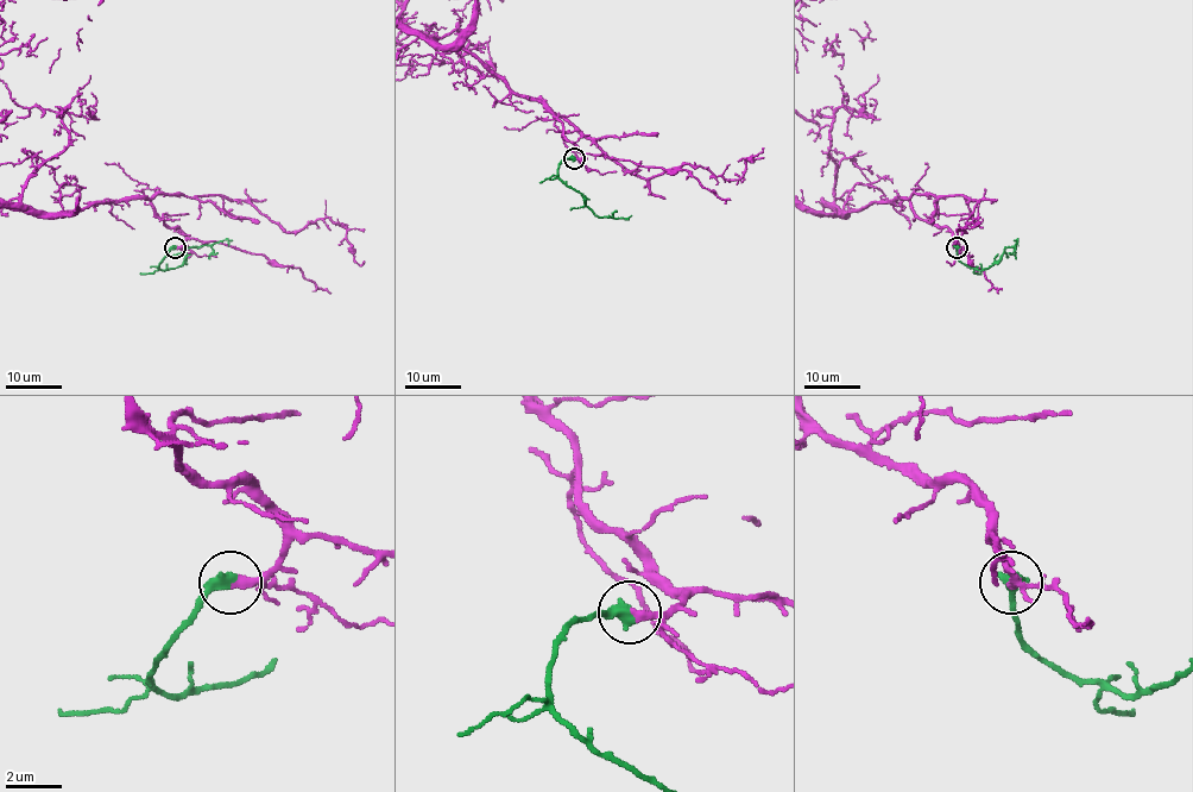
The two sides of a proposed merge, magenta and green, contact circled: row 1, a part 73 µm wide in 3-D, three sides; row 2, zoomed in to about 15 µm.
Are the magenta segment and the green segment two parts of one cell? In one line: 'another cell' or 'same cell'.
same cell

